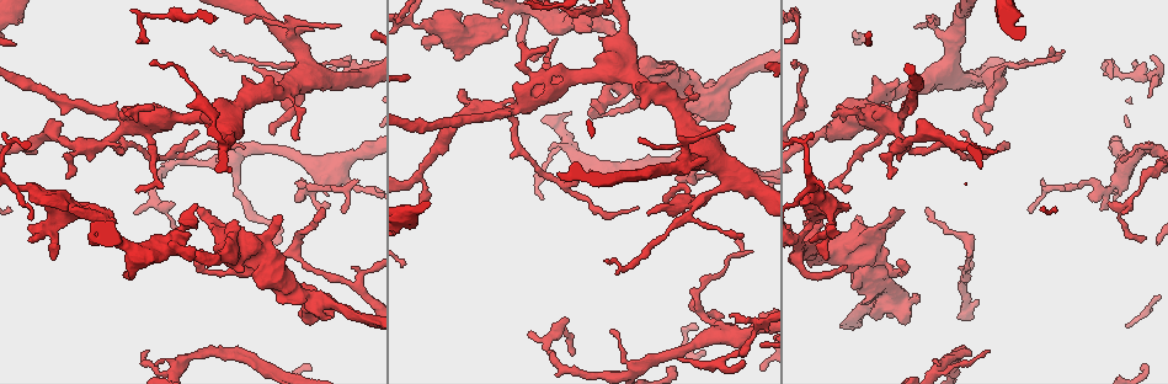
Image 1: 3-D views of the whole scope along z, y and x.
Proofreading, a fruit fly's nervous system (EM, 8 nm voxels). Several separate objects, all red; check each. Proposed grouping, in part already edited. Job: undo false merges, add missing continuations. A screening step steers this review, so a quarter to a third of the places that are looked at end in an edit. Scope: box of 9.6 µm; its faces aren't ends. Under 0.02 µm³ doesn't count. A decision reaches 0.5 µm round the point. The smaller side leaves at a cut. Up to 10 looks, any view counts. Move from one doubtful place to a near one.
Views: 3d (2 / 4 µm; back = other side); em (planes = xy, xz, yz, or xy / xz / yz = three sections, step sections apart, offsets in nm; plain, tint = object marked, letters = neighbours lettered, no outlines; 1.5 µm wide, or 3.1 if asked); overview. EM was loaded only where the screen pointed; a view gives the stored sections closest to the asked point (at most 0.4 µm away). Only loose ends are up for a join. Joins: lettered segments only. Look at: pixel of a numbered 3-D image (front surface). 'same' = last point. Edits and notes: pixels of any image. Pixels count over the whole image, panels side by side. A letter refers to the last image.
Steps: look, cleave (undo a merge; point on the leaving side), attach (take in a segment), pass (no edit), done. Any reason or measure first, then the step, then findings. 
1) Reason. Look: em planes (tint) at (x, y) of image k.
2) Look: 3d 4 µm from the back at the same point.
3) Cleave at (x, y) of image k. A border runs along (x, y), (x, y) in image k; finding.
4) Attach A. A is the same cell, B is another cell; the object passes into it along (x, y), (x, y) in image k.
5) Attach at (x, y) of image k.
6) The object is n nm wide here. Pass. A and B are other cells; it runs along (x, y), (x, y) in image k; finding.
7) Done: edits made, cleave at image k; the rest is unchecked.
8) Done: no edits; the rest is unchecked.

An open end. Look: 3d 4 µm at (926, 208) of image 1.

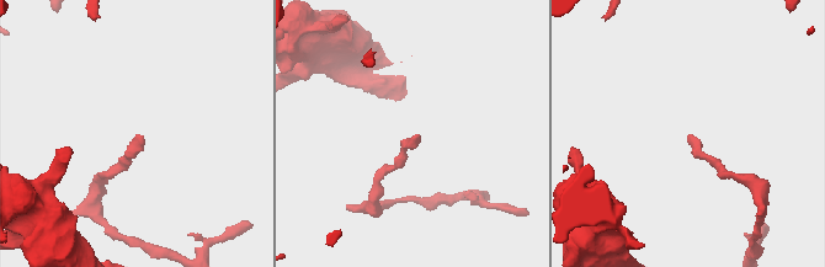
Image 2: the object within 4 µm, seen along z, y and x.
Look: em xz step 8 (letters) at (417, 134) of image 2.

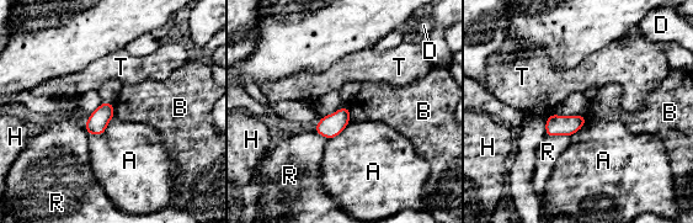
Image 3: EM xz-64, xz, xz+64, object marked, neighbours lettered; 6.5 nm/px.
Pass. A, B, D, H, R and T are other cells; none of them fits.

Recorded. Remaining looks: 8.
Tapers out. Look: em planes (tint) at (532, 57) of image 1.

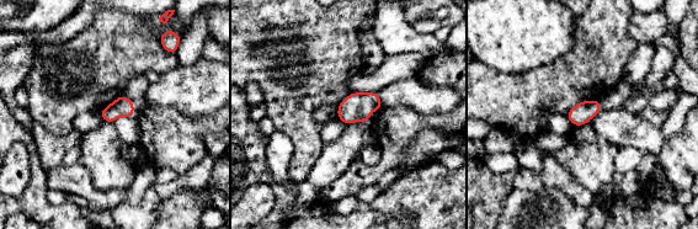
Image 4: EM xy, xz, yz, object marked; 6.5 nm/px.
See the neighbours. Look: em planes (letters) at the same point.

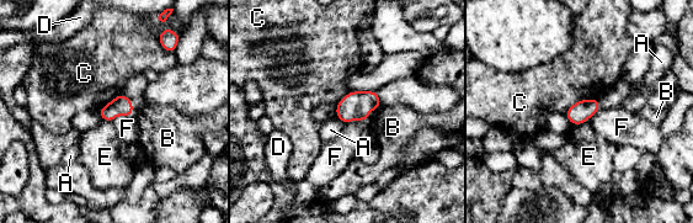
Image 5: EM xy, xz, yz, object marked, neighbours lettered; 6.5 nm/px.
Pass. A, B, C, D, E and F are other cells; a border runs along (366, 121), (353, 120), (345, 123) in image 5; none of them fits.

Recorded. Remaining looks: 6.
Tapers out. Look: 3d 2 µm at (892, 176) of image 1.

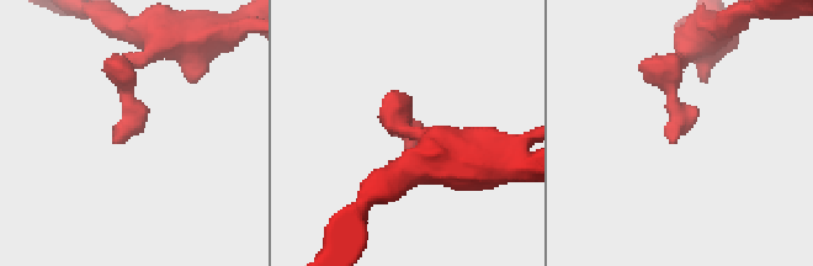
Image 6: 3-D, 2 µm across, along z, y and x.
Look: em xy step 4 (tint) at (116, 141) of image 6.

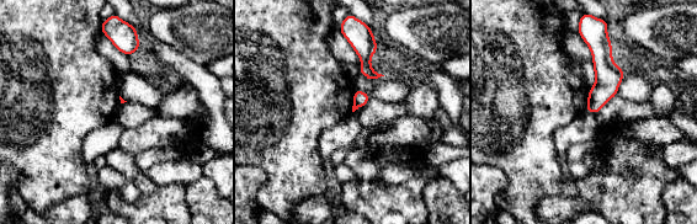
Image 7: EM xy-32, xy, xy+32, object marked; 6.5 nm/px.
Look: em xy step 4 (letters) at the same point.

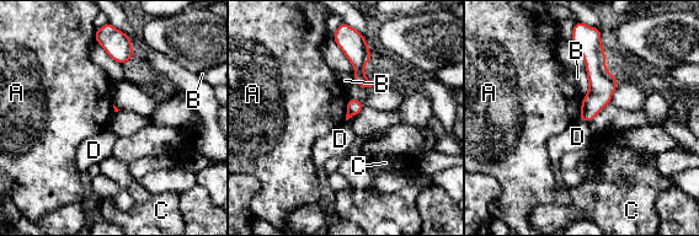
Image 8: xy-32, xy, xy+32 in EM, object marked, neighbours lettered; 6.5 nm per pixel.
The longest contact is with B, 190 nm. Pass. A, B, C and D are other cells; no lettered segment goes on from it.

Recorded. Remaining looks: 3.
An open end. Look: em xy step 4 (letters) at (1148, 95) of image 1.

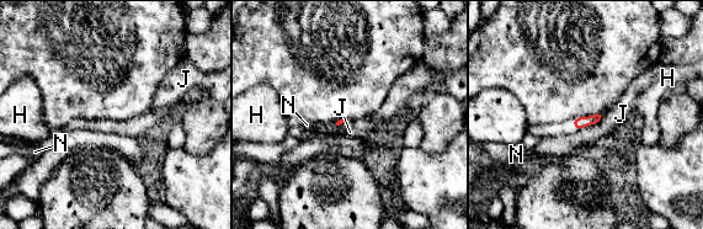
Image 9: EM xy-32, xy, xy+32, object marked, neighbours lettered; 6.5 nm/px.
Another direction. Look: em planes (letters) at the same point.

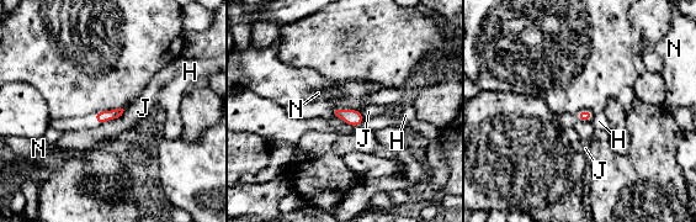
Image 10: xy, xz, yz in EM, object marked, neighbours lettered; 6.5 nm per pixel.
The longest contact is with J, 140 nm. Pass. H, J and N are other cells; a border runs along (117, 117), (99, 125) in image 10; no lettered segment goes on from it.

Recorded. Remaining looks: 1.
Done: no edits; the rest is unchecked.

